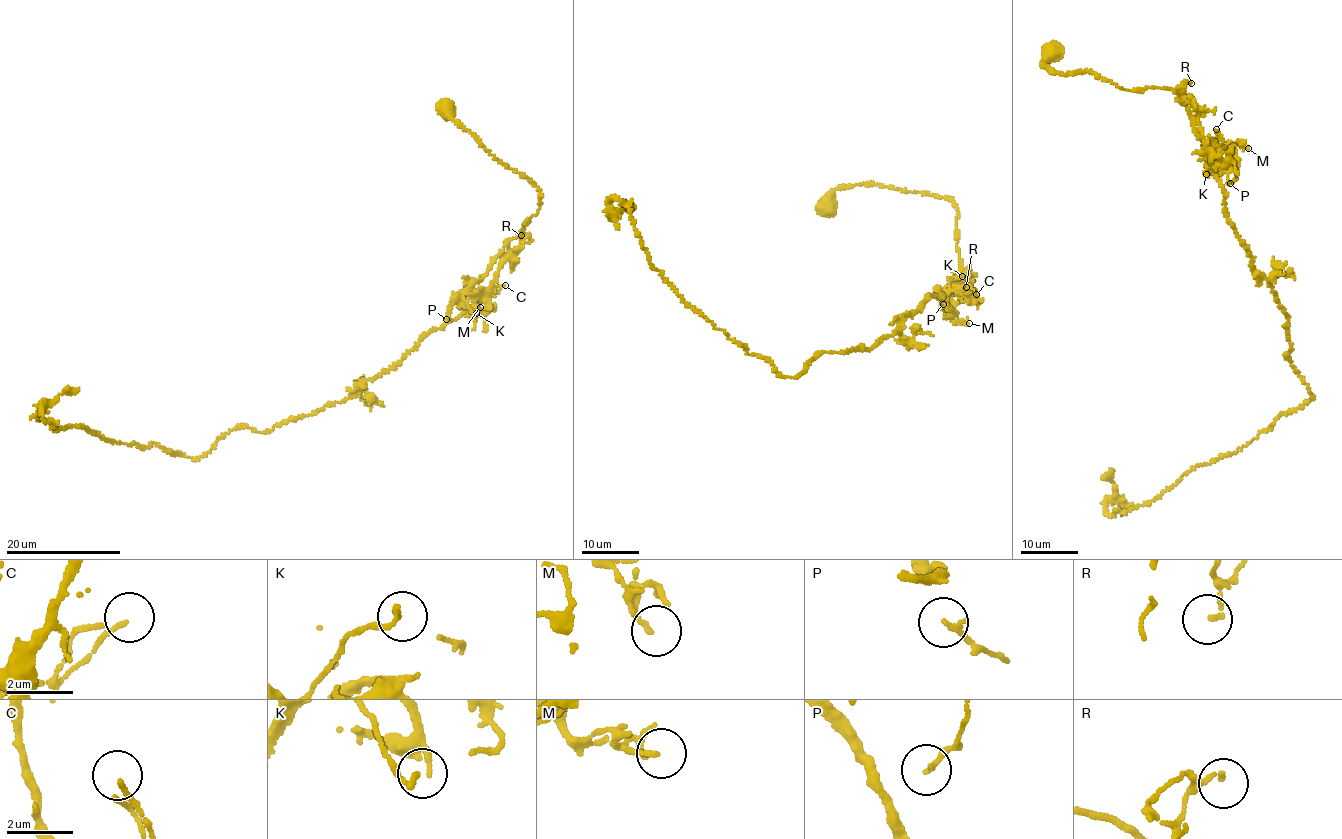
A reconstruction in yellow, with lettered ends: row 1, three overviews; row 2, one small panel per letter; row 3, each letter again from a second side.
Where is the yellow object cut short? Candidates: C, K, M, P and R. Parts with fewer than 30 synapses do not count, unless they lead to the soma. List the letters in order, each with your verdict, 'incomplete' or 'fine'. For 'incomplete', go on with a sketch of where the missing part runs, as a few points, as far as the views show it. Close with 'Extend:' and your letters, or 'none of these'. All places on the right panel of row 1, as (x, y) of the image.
C: fine
K: fine
M: fine
P: fine
R: fine
Extend: none of these

